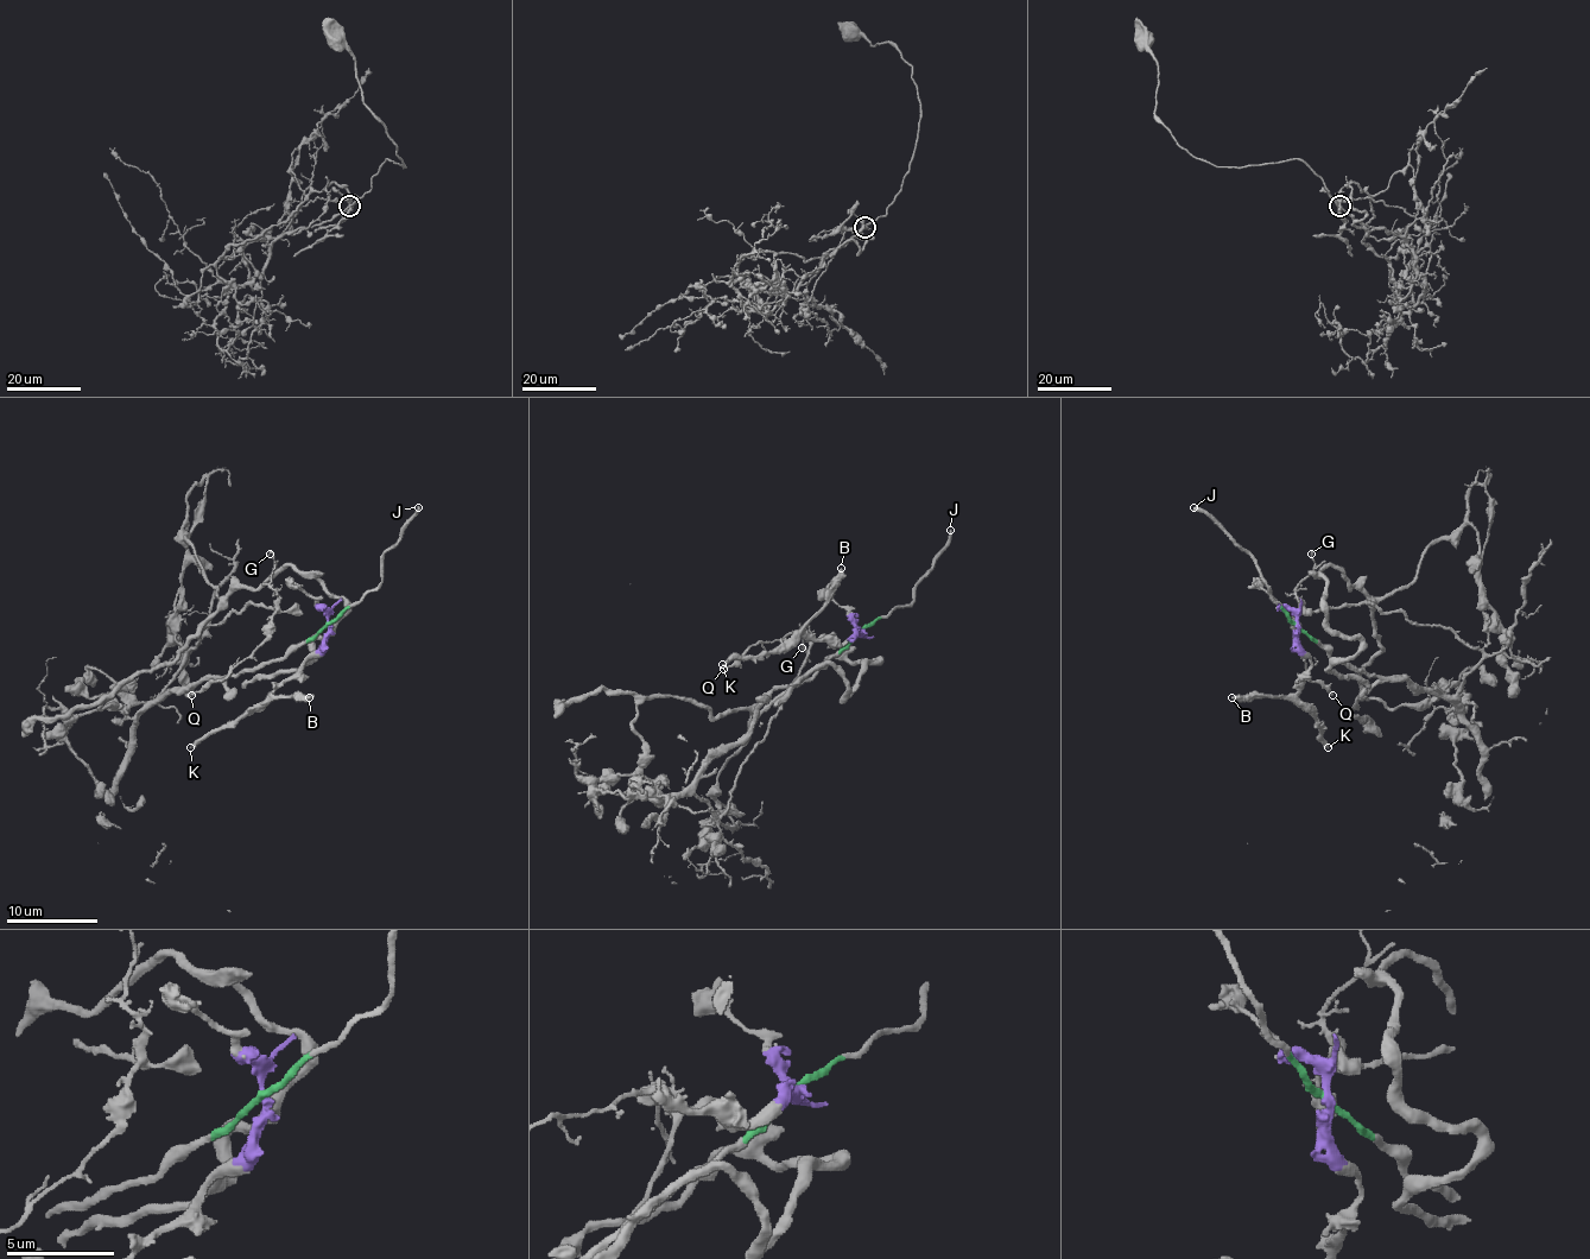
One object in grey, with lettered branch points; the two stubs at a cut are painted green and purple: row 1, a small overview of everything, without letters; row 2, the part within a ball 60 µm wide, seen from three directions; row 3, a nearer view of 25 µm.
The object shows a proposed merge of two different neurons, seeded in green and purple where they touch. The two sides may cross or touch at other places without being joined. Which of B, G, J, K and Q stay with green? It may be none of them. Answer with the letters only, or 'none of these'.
G, J, Q

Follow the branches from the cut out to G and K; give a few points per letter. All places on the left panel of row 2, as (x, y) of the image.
G: (328, 625), (278, 659), (162, 695), (208, 625), (246, 605), (278, 611), (268, 555)
K: (328, 625), (328, 638), (301, 668), (266, 697), (189, 747)

